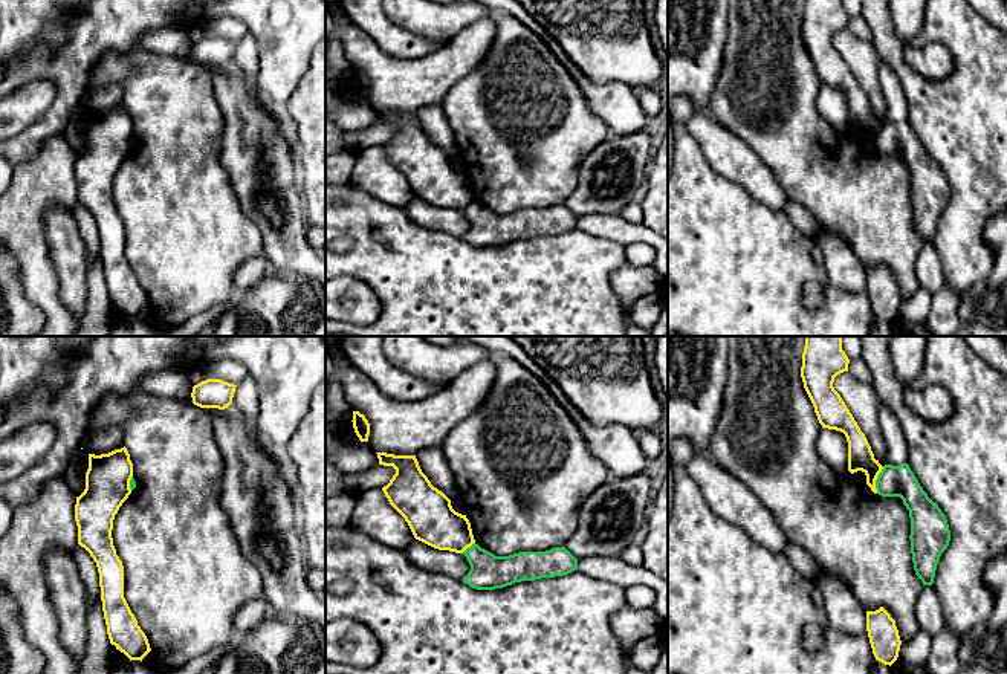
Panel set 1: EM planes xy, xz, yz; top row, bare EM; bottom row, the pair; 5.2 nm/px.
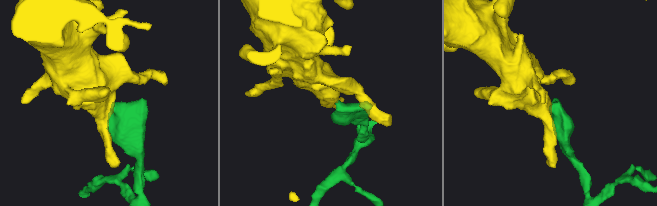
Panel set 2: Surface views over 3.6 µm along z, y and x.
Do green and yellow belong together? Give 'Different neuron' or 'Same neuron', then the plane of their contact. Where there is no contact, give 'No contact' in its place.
Different neuron. Touches green in yz

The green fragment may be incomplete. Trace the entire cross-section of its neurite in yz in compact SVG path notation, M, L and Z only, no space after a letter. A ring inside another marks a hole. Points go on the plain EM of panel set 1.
M908 121L885 122L876 138L877 151L900 154L911 176L911 211L915 232L923 243L932 243L937 222L950 199L947 177L920 144Z

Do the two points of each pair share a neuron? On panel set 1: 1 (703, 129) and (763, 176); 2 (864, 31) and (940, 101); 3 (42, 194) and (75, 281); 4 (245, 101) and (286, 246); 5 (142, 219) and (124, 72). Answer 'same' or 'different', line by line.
1: same
2: different
3: different
4: same
5: same

